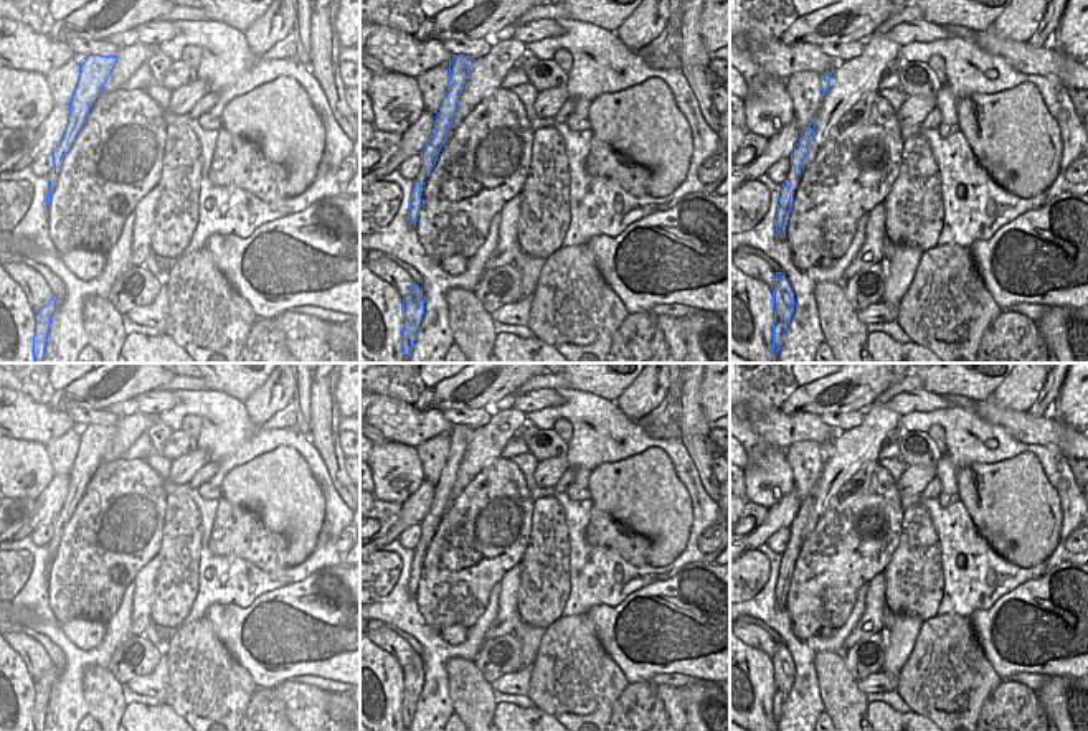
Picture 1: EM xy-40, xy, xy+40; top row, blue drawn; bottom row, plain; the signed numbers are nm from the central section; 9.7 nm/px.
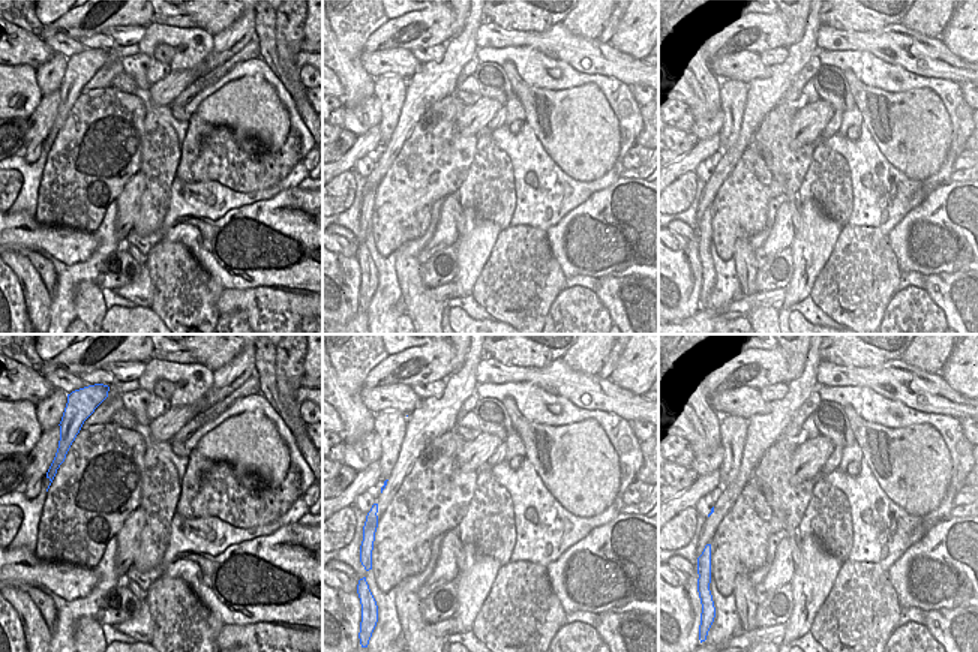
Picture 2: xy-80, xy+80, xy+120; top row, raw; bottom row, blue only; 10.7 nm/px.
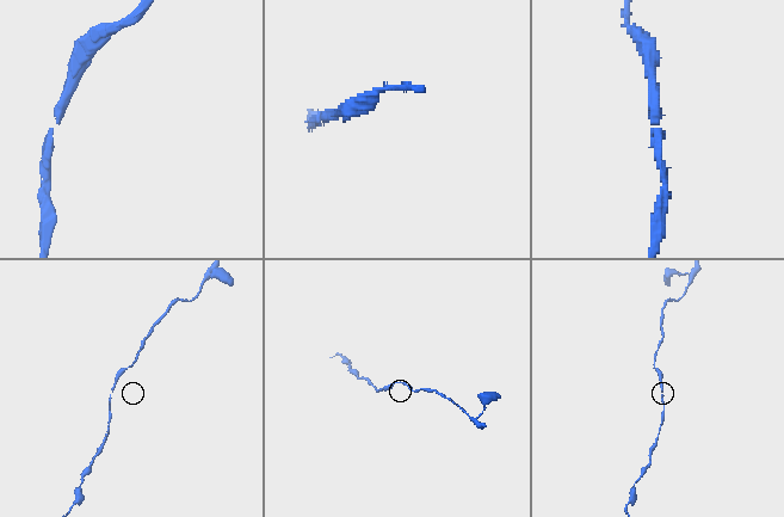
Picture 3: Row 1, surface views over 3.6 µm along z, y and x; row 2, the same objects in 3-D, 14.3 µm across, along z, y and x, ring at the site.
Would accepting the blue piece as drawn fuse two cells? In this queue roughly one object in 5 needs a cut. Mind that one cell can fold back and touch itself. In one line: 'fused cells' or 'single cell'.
single cell

